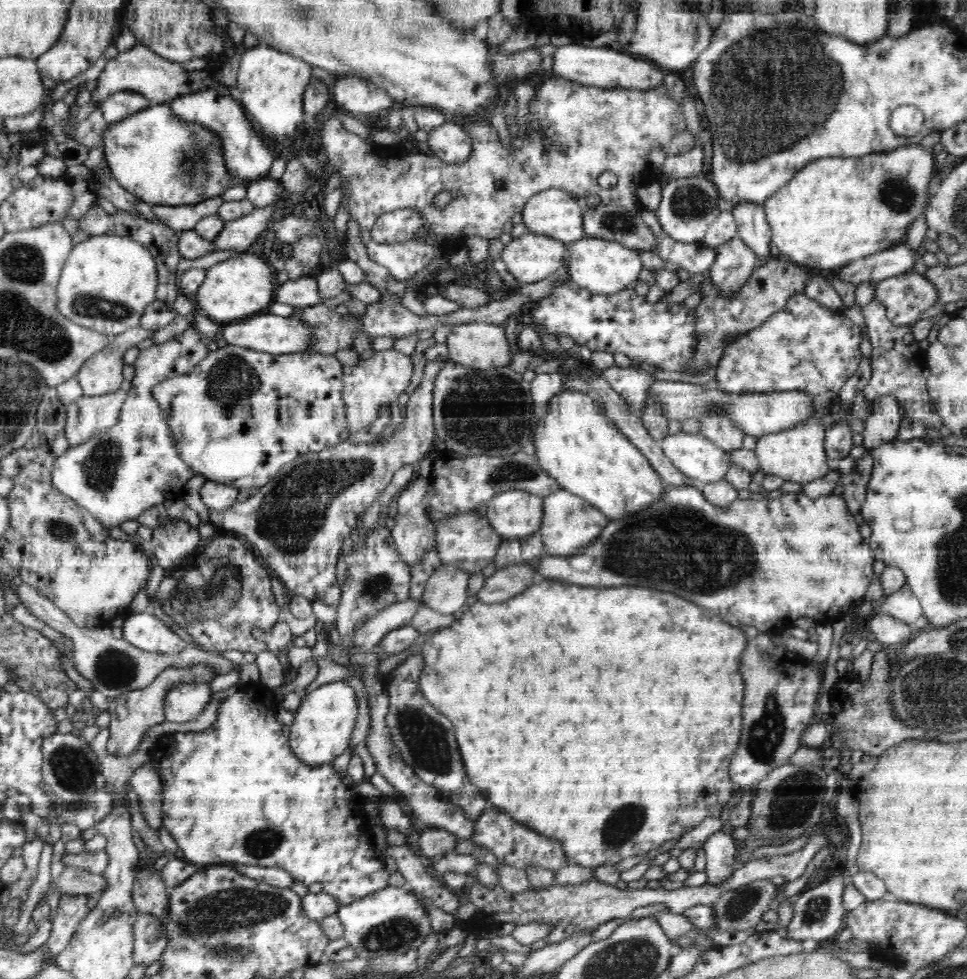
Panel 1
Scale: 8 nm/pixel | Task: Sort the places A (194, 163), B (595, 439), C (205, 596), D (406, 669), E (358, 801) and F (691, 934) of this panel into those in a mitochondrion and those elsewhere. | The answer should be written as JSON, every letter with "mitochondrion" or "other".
{"A":"mitochondrion","B":"other","C":"mitochondrion","D":"other","E":"other","F":"mitochondrion"}

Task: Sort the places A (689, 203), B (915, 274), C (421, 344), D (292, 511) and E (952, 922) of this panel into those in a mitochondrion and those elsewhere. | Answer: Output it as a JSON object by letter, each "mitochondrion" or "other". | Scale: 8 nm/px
{"A":"mitochondrion","B":"other","C":"other","D":"mitochondrion","E":"other"}

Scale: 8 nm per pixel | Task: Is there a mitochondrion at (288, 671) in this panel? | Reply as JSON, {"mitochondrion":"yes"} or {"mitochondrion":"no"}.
{"mitochondrion":"no"}

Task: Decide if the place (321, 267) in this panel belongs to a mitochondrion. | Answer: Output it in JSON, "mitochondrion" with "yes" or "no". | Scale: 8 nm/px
{"mitochondrion":"no"}

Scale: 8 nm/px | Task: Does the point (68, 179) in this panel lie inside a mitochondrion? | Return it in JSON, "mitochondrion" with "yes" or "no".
{"mitochondrion":"no"}

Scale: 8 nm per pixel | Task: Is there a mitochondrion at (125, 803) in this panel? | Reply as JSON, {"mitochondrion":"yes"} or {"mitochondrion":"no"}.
{"mitochondrion":"no"}

